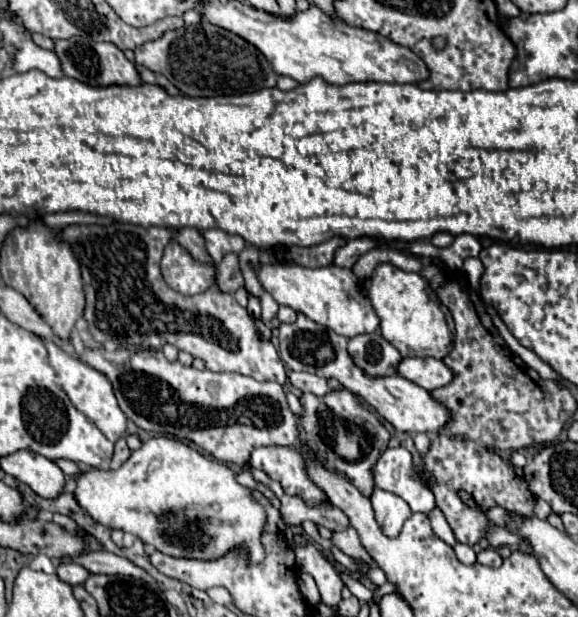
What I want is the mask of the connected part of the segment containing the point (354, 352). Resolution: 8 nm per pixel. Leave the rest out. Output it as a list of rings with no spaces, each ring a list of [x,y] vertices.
[[[378,331],[362,333],[348,339],[348,353],[354,363],[368,375],[396,375],[396,367],[402,359],[396,347],[392,347]]]

